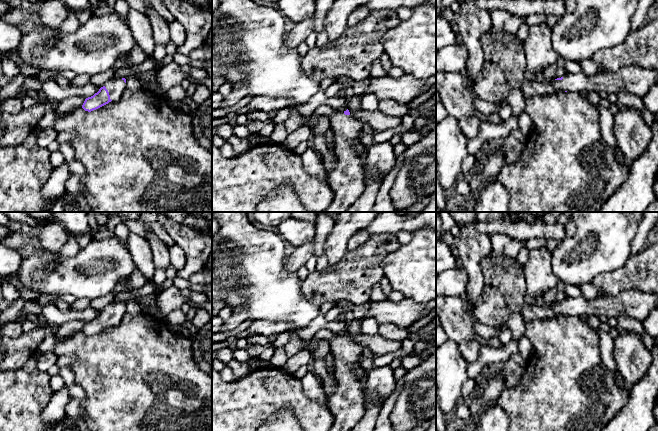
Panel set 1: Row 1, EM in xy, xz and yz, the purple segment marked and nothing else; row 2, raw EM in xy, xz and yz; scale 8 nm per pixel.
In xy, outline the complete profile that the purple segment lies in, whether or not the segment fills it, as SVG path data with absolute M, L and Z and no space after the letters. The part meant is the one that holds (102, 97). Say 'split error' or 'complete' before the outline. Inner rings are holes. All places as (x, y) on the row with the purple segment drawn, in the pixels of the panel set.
split error | M111 78L103 87L99 89L97 93L85 99L82 108L88 112L96 110L111 101L119 99L125 89L127 89L125 78Z

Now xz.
split error | M348 109L335 110L329 119L334 132L337 162L331 171L326 171L334 198L324 212L347 212L365 189L362 155L366 151L354 148L354 143L363 138L363 123L352 117Z

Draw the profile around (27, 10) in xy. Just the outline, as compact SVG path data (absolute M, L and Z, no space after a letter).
M22 1L18 8L12 6L9 12L1 14L0 20L14 26L19 26L25 20L36 19L37 7L36 3Z

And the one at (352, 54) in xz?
M381 9L370 12L357 25L347 27L336 40L329 41L321 47L313 47L302 58L302 71L317 83L325 79L336 79L341 76L350 77L354 82L360 82L370 77L372 64L384 52L380 43L381 37L400 23L396 10Z

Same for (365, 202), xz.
M362 155L362 162L364 167L364 183L365 189L363 194L349 207L347 212L370 212L374 206L376 196L380 189L379 177L368 170L367 168L367 155Z

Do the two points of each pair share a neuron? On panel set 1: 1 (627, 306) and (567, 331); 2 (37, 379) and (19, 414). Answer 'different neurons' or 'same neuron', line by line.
1: different neurons
2: same neuron

